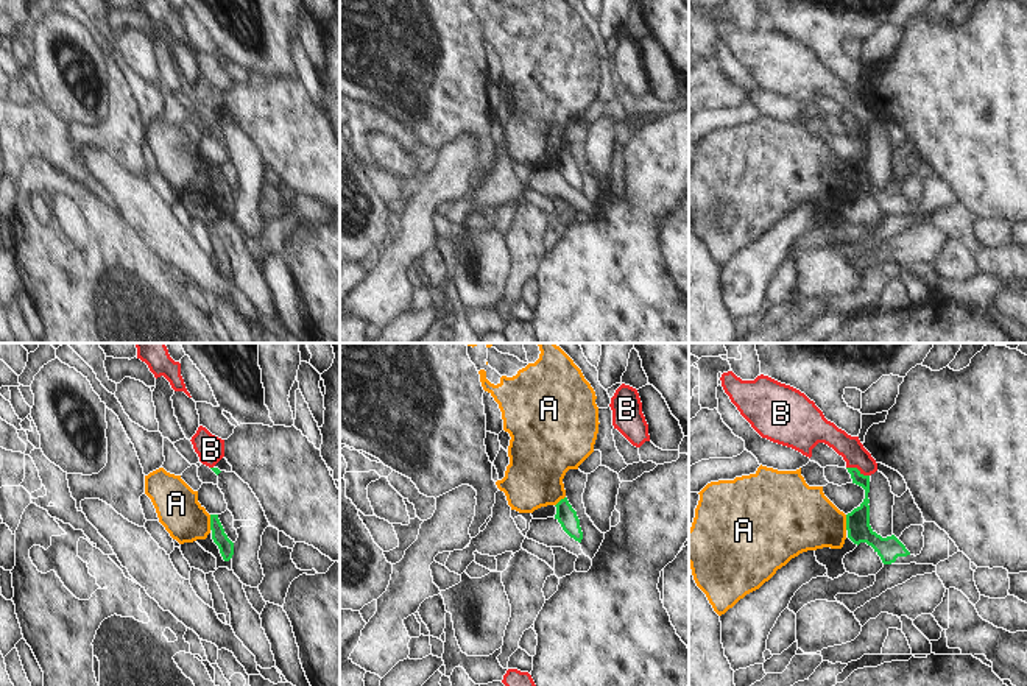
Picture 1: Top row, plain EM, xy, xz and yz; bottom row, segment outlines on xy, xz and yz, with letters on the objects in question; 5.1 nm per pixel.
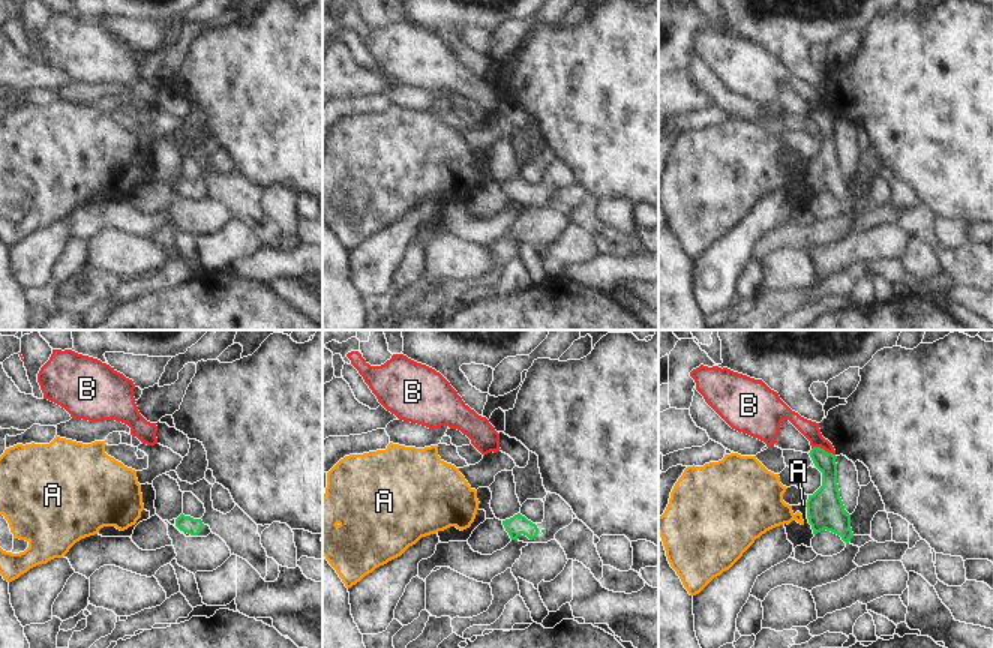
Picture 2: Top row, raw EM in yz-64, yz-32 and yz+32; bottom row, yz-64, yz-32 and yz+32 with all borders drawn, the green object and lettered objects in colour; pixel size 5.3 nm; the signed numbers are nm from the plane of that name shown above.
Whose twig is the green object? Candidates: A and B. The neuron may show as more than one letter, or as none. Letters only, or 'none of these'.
B

